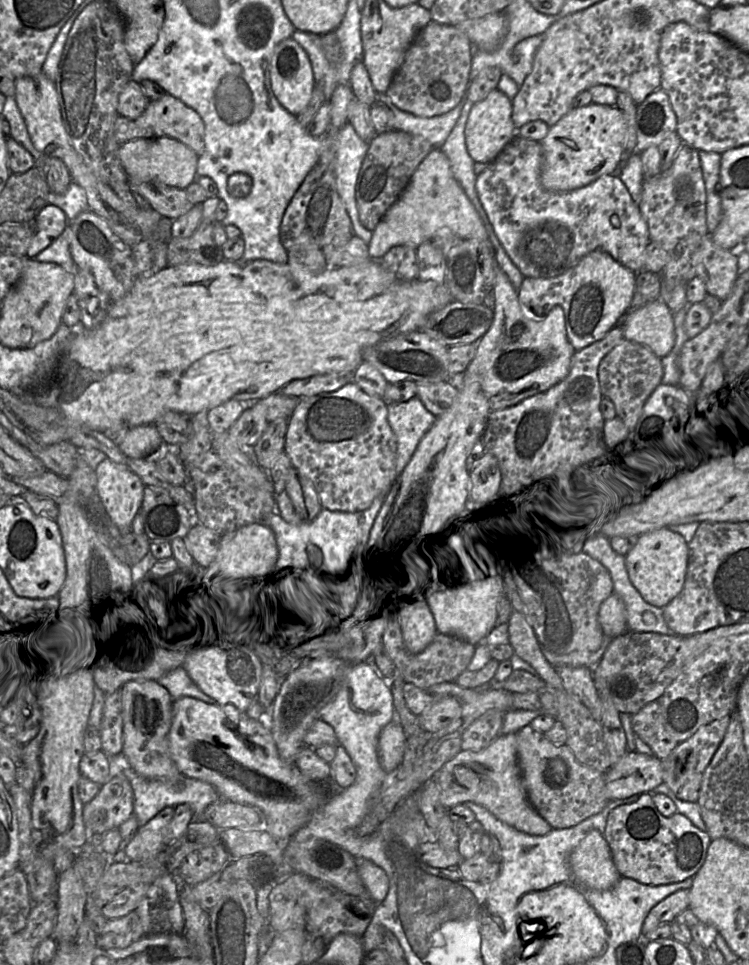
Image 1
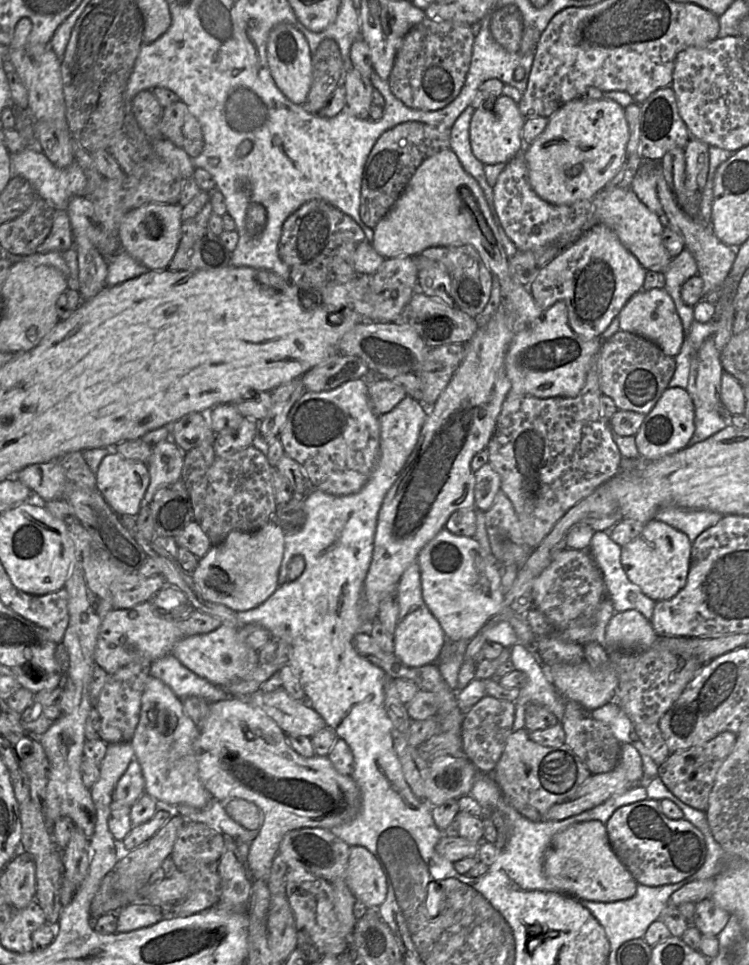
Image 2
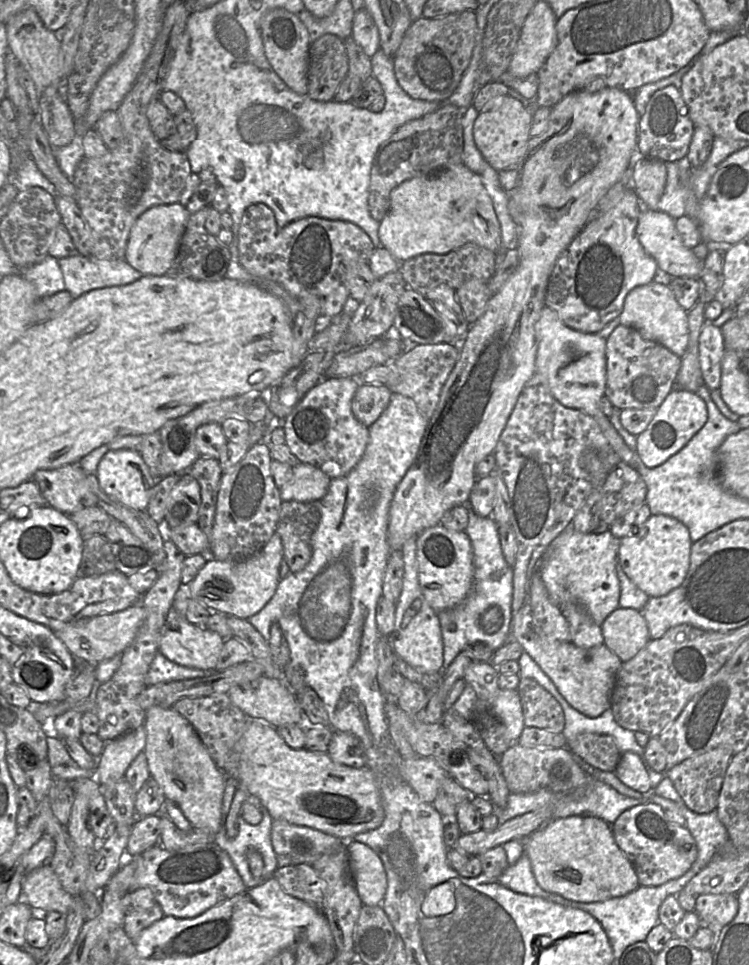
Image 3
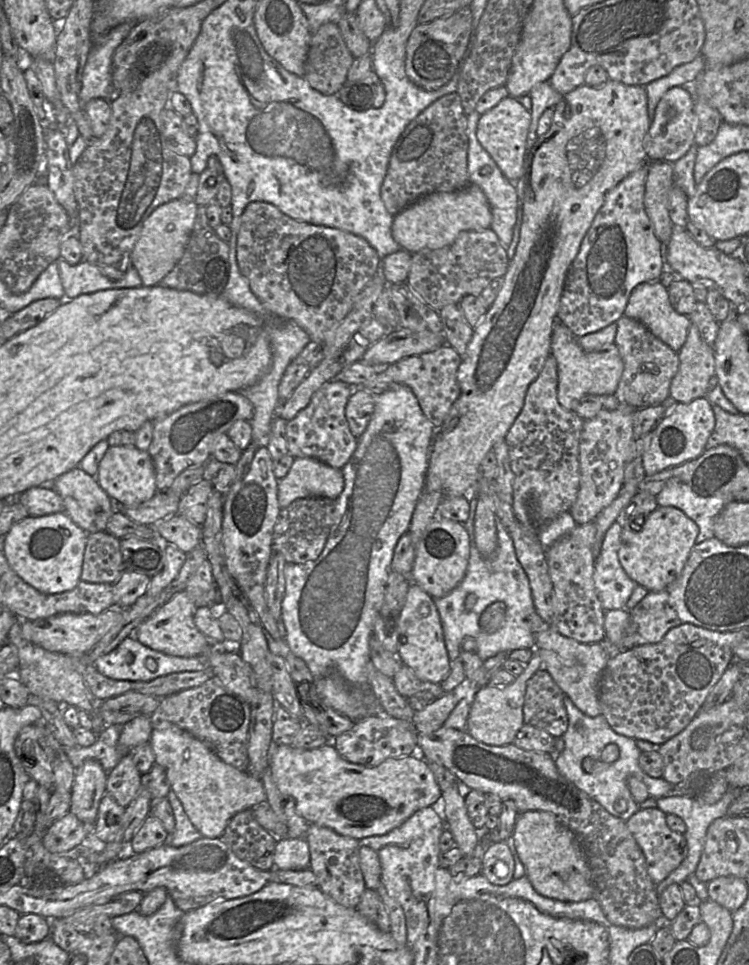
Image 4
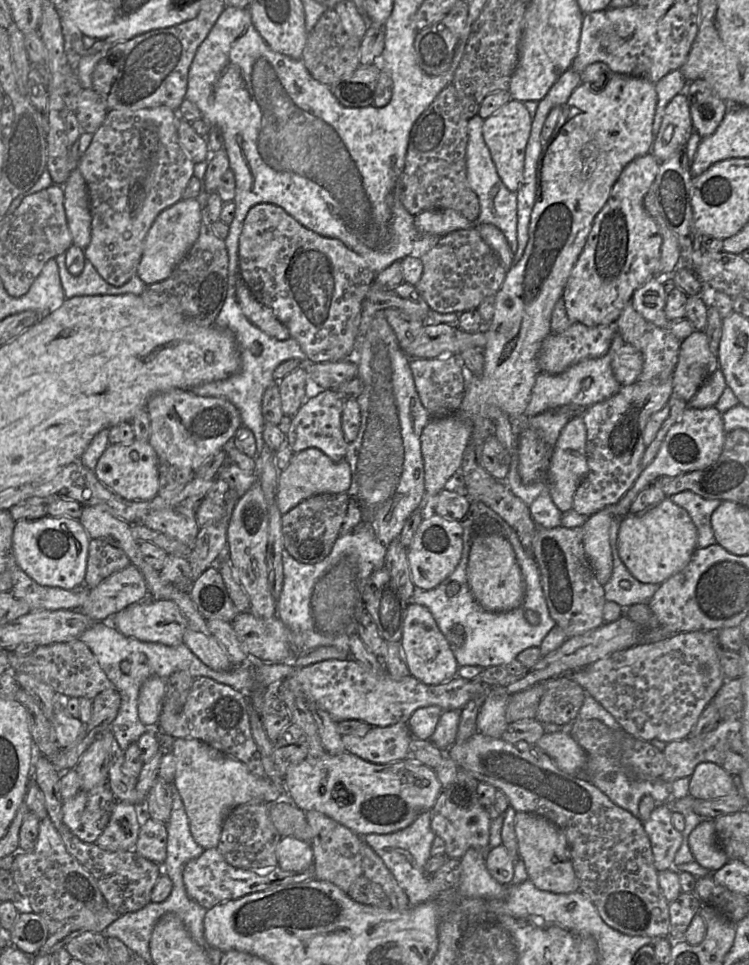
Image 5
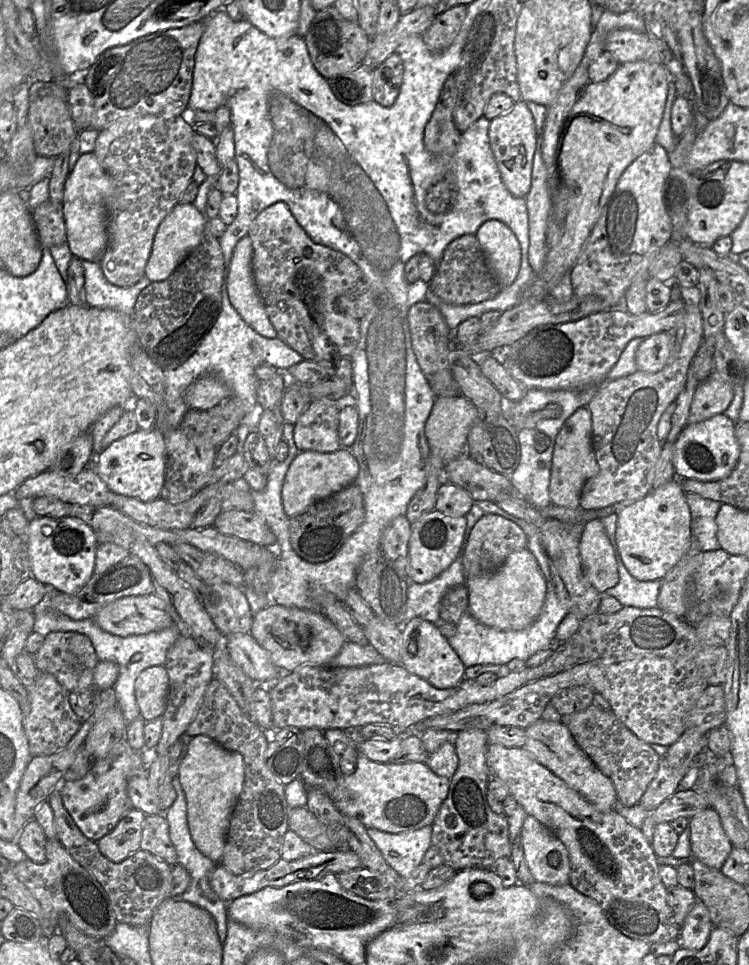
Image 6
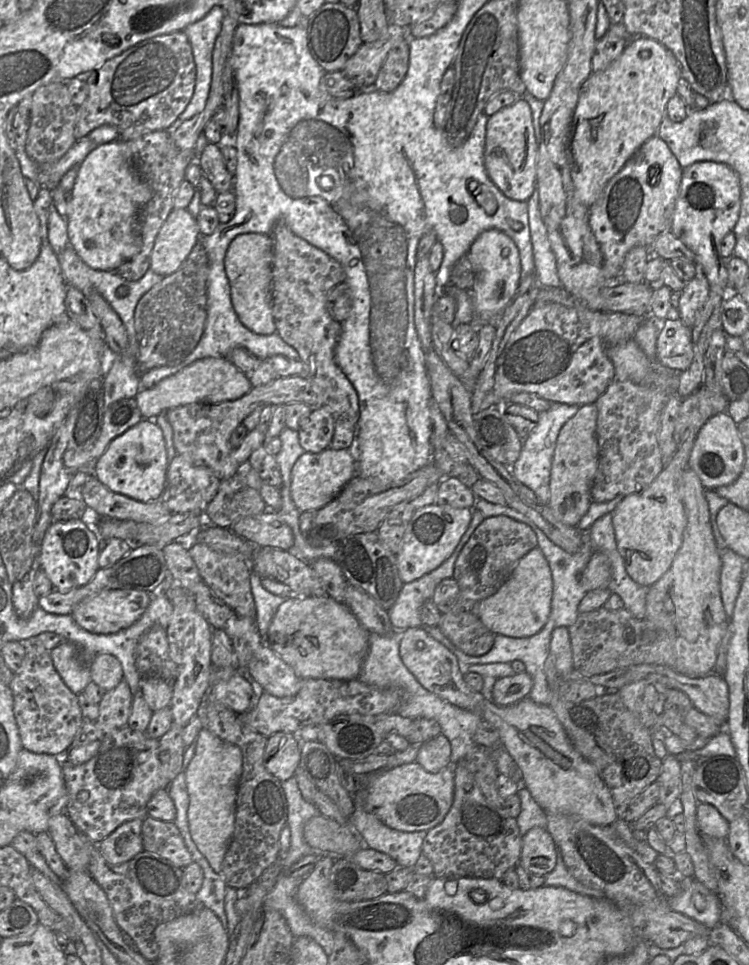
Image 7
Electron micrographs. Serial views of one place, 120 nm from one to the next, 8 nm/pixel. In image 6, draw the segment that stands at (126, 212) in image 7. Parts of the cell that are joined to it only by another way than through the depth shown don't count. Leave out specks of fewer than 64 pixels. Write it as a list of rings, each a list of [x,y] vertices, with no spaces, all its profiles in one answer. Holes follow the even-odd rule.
[[[81,154],[66,180],[63,197],[67,243],[73,256],[81,260],[99,262],[107,247],[105,198],[110,187],[111,180],[98,163],[95,154]]]

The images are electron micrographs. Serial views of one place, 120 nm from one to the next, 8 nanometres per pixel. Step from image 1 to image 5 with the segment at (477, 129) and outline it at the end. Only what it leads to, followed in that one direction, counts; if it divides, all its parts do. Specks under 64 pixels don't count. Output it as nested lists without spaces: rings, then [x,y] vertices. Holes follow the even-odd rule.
[[[509,100],[497,112],[484,120],[483,138],[491,153],[499,177],[512,192],[517,192],[522,185],[526,146],[532,128],[532,117],[521,101]]]

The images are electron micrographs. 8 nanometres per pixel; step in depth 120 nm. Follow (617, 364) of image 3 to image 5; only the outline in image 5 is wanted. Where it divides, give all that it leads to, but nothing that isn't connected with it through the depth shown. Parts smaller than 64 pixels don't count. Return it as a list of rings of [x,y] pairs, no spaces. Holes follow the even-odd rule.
[[[631,304],[625,306],[616,321],[617,334],[626,344],[633,345],[643,354],[643,367],[638,377],[641,382],[666,381],[670,379],[678,363],[680,342],[670,331],[656,326],[638,313]]]

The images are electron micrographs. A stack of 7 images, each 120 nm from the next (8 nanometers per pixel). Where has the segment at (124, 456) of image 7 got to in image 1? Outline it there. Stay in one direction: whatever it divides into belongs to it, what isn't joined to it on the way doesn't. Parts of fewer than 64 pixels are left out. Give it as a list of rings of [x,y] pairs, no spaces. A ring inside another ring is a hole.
[[[107,457],[94,472],[96,492],[123,535],[131,529],[132,522],[140,511],[145,485],[126,464],[116,463]]]

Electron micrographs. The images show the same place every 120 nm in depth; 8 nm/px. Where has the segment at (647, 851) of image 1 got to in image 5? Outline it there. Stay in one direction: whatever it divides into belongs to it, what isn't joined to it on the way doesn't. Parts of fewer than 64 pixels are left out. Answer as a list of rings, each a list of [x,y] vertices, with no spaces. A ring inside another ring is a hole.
[[[660,804],[654,808],[649,819],[642,823],[651,843],[654,866],[658,872],[671,869],[674,866],[675,855],[683,841],[681,832],[677,831],[672,824],[671,812],[668,804]]]

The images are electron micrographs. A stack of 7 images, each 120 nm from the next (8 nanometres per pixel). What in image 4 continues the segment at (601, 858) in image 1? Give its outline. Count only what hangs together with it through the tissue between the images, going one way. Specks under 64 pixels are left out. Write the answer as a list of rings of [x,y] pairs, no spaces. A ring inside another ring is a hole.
[[[538,810],[518,812],[511,844],[538,894],[563,902],[581,902],[594,896],[586,856],[575,834],[556,815]]]

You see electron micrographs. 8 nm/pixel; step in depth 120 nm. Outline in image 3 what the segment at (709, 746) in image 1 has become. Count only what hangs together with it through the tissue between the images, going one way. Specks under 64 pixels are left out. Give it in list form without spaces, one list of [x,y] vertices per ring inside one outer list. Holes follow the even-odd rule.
[[[719,746],[706,753],[682,761],[667,769],[664,775],[671,780],[684,804],[690,810],[698,814],[710,813],[717,807],[725,773],[733,755],[729,746]]]

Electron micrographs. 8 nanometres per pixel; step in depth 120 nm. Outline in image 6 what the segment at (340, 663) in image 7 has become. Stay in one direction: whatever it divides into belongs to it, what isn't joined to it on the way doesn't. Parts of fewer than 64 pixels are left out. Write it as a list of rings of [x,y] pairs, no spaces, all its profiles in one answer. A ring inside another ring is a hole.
[[[270,603],[253,616],[250,634],[268,653],[272,663],[287,673],[303,666],[326,666],[347,642],[321,610],[285,607],[275,603]]]

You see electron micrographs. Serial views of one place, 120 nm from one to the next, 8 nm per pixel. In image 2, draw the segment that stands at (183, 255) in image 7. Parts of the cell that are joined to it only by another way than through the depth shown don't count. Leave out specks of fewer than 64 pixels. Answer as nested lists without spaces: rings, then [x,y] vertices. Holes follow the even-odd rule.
[[[148,203],[129,211],[122,219],[118,239],[121,250],[148,270],[165,270],[172,260],[181,238],[181,206]]]

